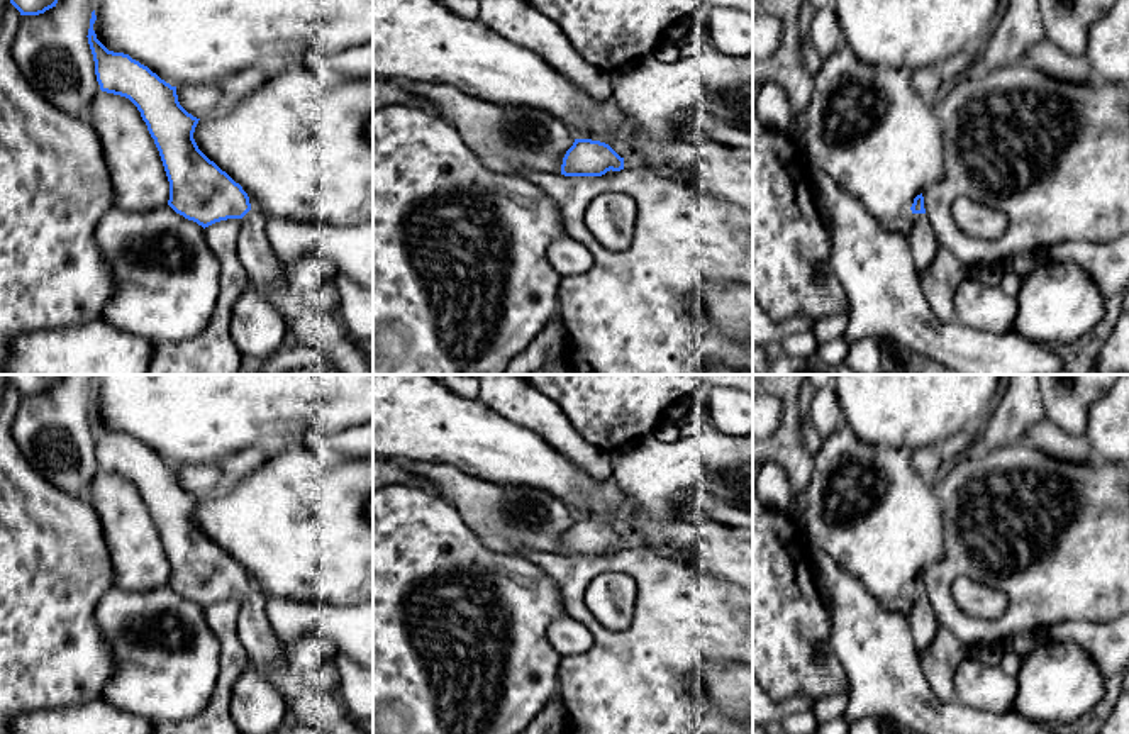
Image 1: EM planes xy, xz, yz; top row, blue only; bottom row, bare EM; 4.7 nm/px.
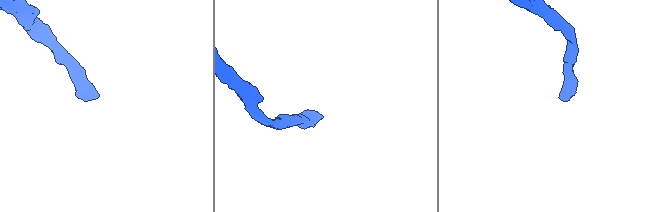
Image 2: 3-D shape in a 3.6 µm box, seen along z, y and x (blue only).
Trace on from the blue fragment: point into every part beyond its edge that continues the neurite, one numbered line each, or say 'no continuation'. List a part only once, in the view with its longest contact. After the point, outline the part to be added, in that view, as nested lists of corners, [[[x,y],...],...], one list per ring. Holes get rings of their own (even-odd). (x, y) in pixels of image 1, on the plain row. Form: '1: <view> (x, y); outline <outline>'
1: yz (923, 621); outline [[[912,593],[912,610],[909,624],[912,627],[914,642],[919,651],[924,651],[934,639],[939,622],[936,620],[932,605],[926,593]]]

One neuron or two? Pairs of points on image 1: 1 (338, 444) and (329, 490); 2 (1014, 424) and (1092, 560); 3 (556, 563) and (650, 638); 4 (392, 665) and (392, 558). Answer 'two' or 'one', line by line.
1: two
2: two
3: one
4: one

